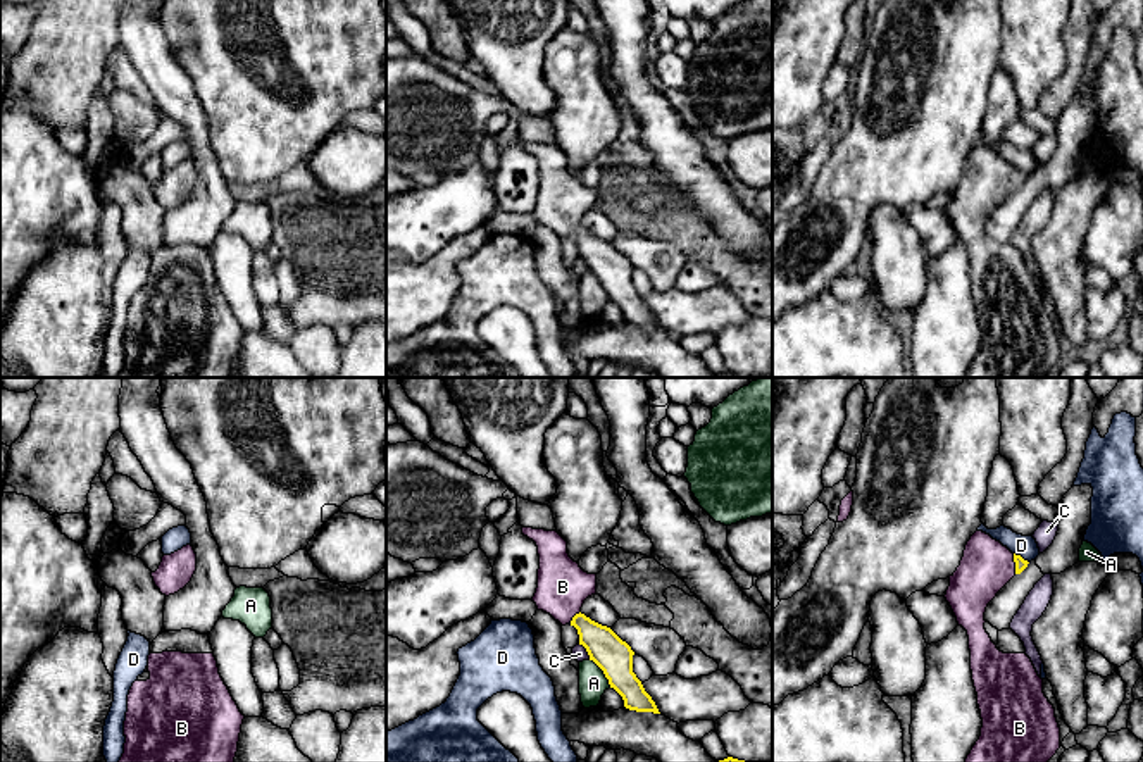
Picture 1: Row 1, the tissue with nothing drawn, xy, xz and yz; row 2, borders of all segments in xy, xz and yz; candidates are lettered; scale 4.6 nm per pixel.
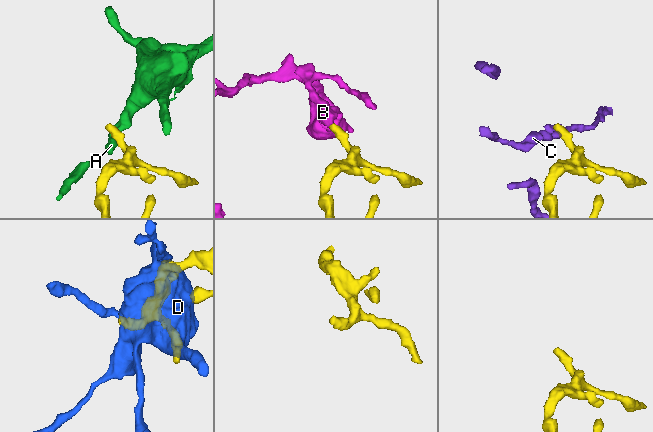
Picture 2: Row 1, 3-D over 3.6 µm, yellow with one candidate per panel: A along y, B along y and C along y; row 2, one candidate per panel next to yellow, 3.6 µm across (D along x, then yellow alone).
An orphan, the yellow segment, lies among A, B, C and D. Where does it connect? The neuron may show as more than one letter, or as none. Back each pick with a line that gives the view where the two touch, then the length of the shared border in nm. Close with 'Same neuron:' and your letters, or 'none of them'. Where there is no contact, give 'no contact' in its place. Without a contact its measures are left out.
B: meets yellow in yz; contact 100 nm long
Same neuron: B

